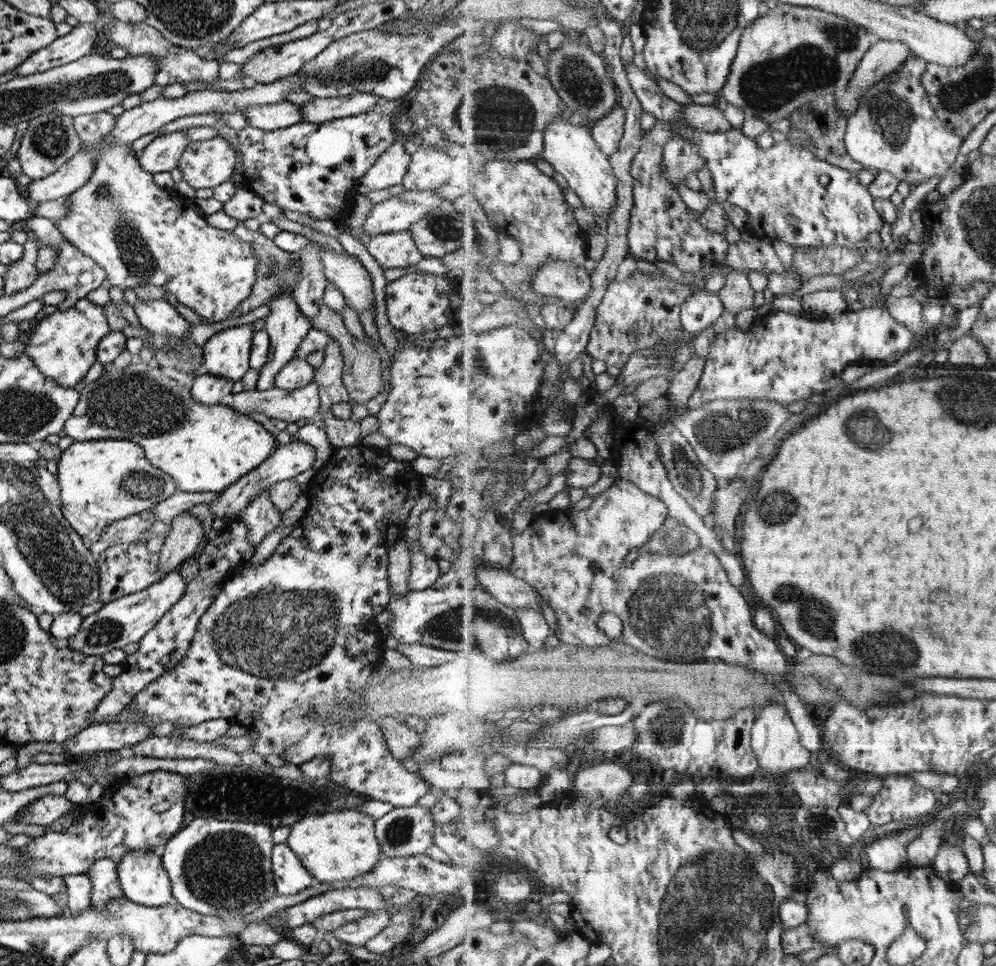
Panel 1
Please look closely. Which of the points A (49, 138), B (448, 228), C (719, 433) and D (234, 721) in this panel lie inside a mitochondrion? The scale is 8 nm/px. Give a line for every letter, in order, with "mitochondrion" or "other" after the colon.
A: mitochondrion
B: mitochondrion
C: mitochondrion
D: other

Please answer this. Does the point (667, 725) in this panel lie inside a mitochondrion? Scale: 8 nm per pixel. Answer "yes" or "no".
yes

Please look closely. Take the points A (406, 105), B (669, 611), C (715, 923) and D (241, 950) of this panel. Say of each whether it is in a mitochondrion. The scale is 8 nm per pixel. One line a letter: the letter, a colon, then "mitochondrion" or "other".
A: other
B: mitochondrion
C: mitochondrion
D: other

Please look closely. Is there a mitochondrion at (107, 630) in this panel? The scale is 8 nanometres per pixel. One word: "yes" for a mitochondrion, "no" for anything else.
yes

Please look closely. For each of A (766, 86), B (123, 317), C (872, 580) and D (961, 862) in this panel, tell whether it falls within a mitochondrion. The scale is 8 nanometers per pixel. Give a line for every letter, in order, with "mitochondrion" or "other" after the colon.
A: mitochondrion
B: other
C: other
D: other

